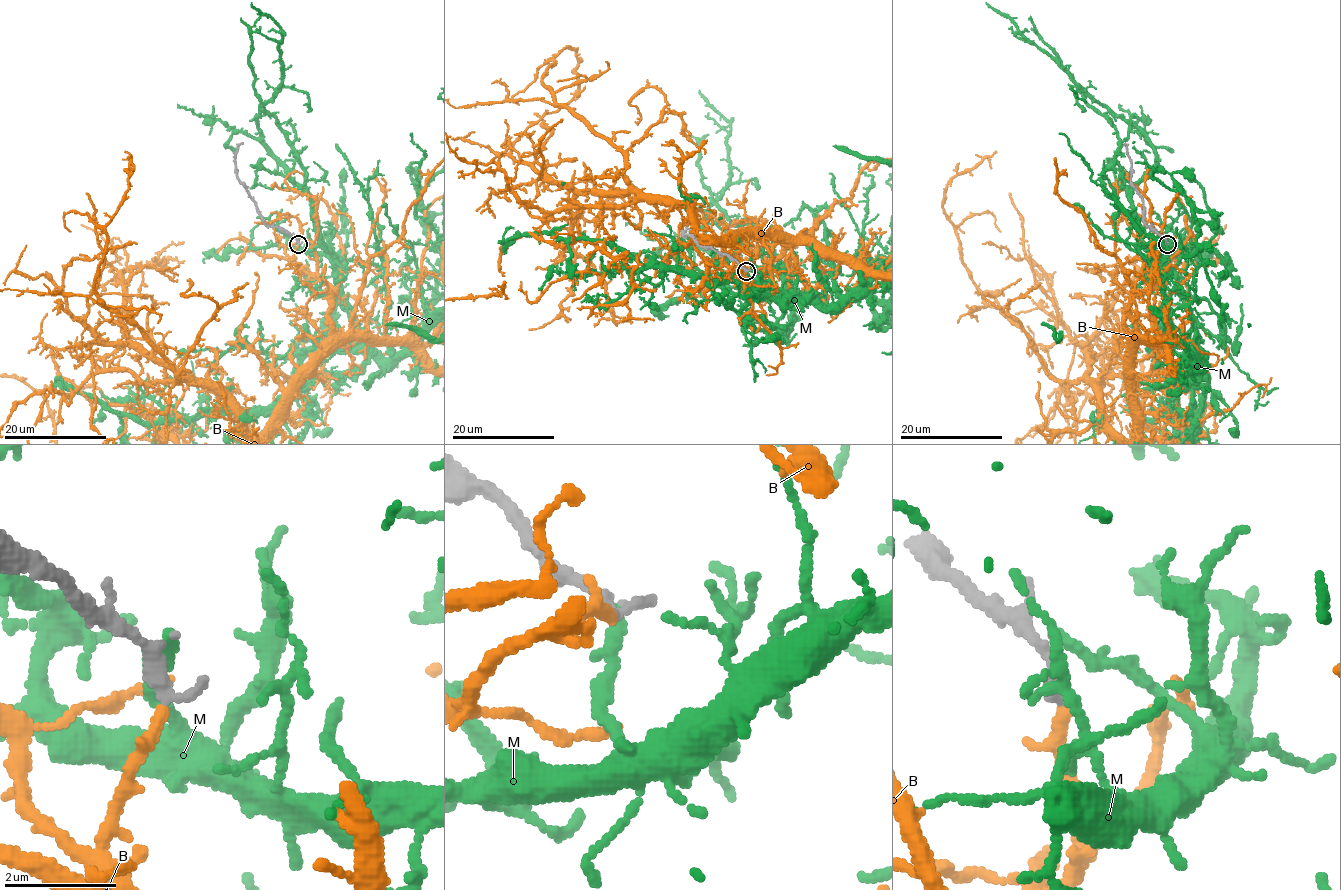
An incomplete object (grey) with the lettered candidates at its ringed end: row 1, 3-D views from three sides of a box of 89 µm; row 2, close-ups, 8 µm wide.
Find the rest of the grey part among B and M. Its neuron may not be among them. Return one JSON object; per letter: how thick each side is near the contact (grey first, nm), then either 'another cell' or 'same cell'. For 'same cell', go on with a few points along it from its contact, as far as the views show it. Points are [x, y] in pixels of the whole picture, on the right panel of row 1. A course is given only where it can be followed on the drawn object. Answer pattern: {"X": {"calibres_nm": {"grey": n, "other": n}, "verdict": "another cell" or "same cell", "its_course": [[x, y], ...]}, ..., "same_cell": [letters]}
{"B": {"calibres_nm": {"grey": 200, "other": 240}, "verdict": "same cell"}, "M": {"calibres_nm": {"grey": 200, "other": 200}, "verdict": "another cell"}, "same_cell": ["B"]}

